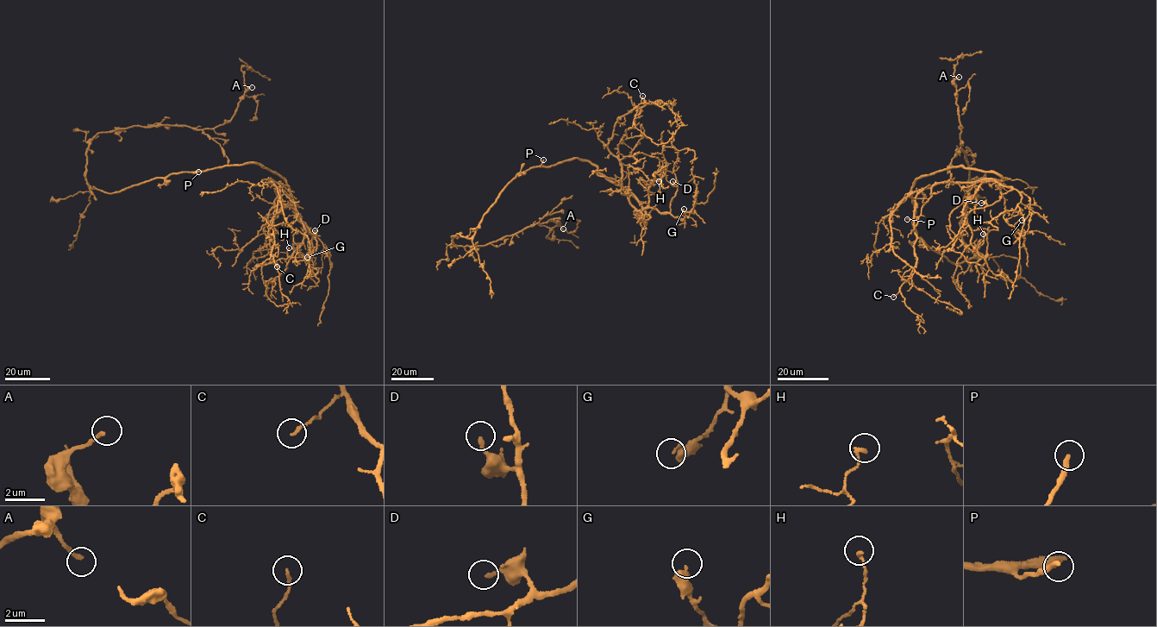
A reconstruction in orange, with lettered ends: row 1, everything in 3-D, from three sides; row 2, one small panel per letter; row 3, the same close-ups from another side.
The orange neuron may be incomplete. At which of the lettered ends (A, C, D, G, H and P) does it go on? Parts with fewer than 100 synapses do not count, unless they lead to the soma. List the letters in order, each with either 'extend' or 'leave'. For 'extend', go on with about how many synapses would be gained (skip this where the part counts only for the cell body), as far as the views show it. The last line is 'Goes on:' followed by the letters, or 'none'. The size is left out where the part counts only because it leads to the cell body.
A: leave
C: leave
D: leave
G: leave
H: leave
P: extend | 120 syn
Goes on: P

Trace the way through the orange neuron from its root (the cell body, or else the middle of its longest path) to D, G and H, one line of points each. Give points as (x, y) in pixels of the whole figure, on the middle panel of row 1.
D: (535, 166), (591, 162), (634, 197), (645, 210), (640, 217), (648, 208), (670, 211), (672, 181)
G: (535, 166), (577, 158), (591, 162), (634, 197), (645, 210), (639, 217), (652, 207), (683, 220), (684, 209)
H: (535, 166), (577, 158), (591, 162), (634, 197), (645, 210), (640, 217), (655, 174), (665, 166), (659, 181)

